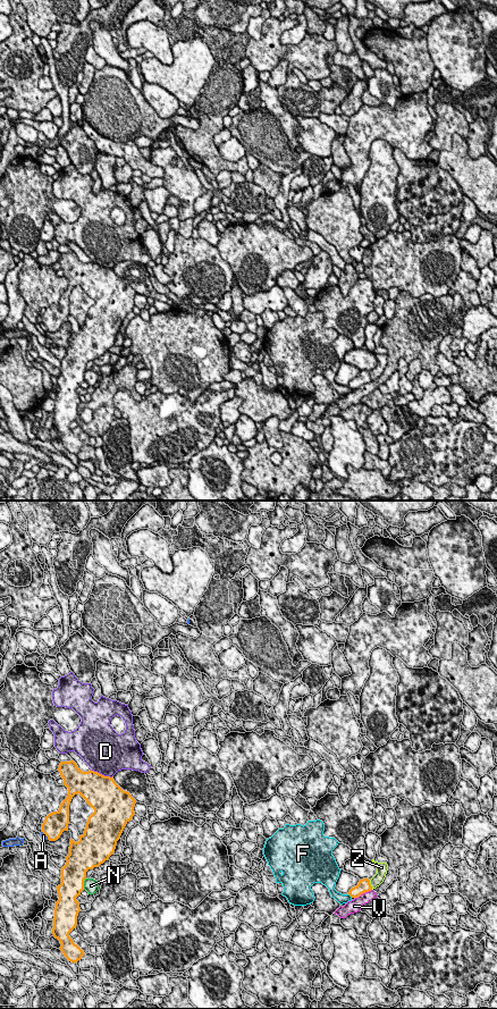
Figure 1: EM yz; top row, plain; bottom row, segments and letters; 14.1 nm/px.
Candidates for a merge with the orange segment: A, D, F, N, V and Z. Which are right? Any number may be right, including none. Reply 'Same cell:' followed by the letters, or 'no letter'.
Same cell: no letter

